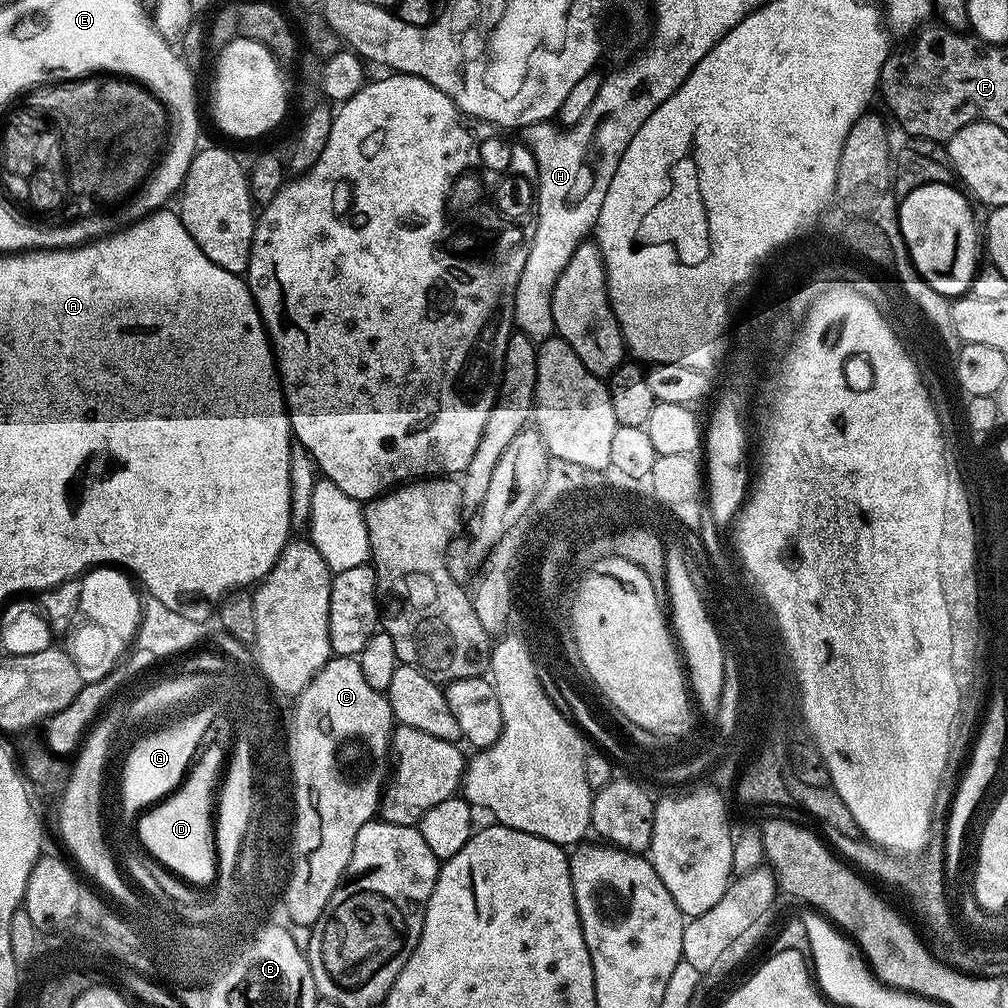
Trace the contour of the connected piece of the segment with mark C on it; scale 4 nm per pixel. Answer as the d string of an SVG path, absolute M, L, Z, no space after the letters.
M333 655L322 666L322 670L318 670L318 674L314 674L314 678L305 688L300 691L299 696L295 697L296 713L290 720L290 726L296 732L293 736L293 755L295 756L297 784L299 784L299 828L296 829L296 846L295 861L296 870L293 877L288 877L287 883L283 885L284 891L284 908L288 911L288 916L294 923L300 924L296 926L311 926L315 924L317 918L322 914L322 910L326 910L326 902L330 902L330 898L334 894L334 890L340 887L344 872L348 868L350 862L350 854L354 850L354 838L358 838L358 830L362 830L362 826L373 819L378 812L378 803L382 795L382 779L380 780L380 759L386 756L386 748L380 743L387 741L394 727L394 717L392 708L388 705L387 695L378 690L374 690L374 686L366 683L366 678L362 678L362 670L360 669L359 659L351 656Z

